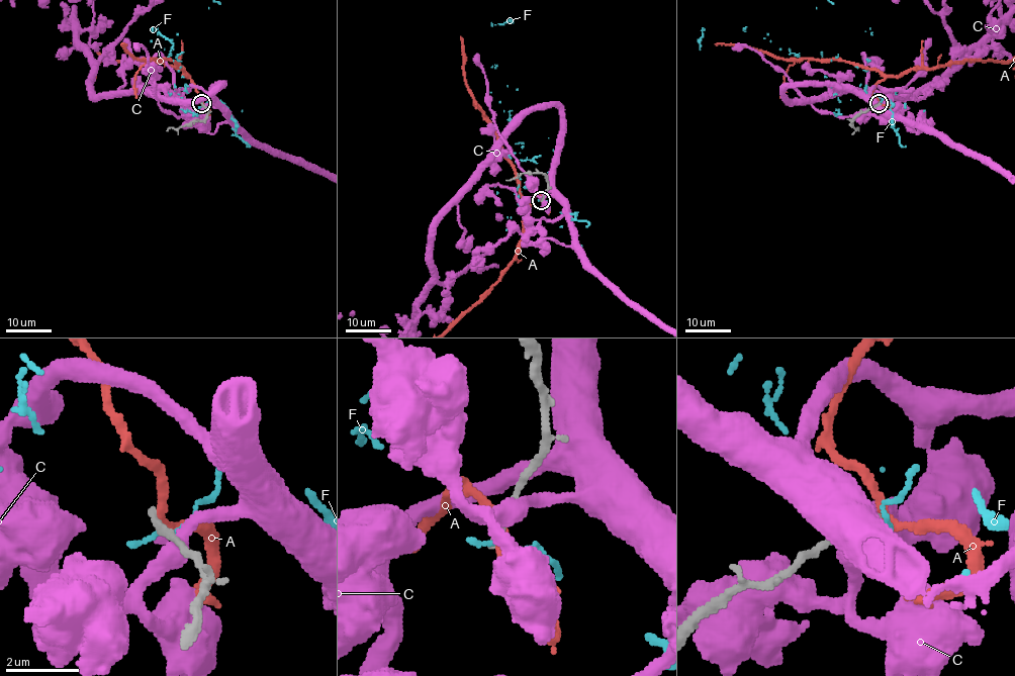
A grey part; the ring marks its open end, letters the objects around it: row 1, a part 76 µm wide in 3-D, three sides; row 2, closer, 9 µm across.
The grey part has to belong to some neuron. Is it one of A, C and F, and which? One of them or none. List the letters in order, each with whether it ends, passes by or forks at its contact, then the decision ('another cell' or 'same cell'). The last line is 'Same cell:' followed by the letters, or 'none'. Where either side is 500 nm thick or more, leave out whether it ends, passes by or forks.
A: it passes by; another cell
C: it passes by; another cell
F: it ends; another cell
Same cell: none

